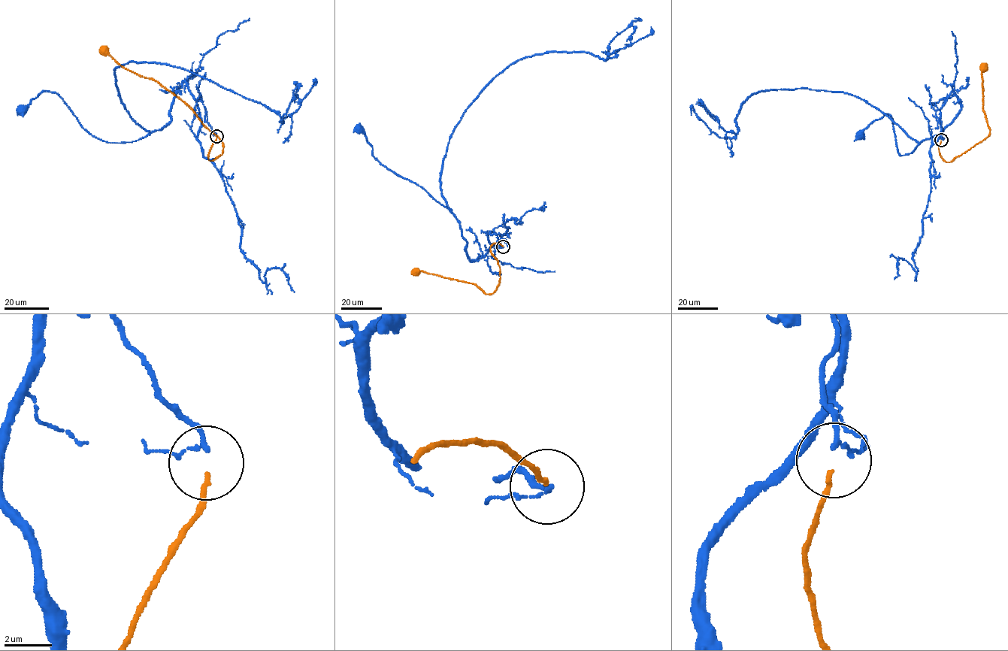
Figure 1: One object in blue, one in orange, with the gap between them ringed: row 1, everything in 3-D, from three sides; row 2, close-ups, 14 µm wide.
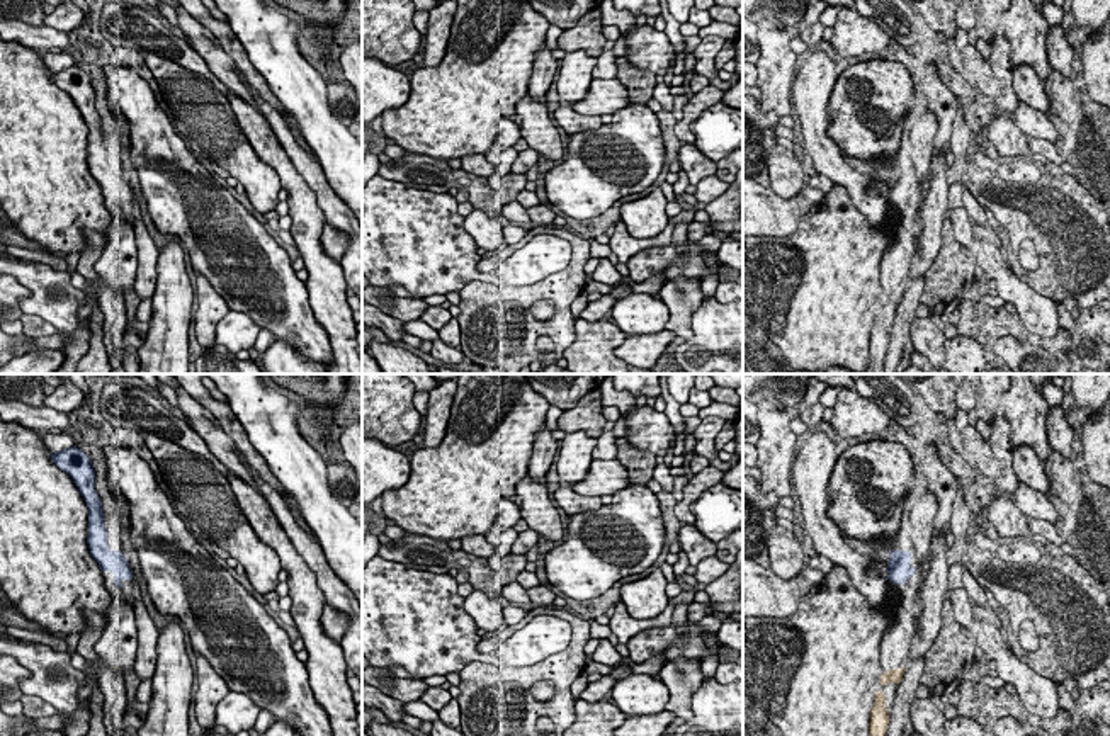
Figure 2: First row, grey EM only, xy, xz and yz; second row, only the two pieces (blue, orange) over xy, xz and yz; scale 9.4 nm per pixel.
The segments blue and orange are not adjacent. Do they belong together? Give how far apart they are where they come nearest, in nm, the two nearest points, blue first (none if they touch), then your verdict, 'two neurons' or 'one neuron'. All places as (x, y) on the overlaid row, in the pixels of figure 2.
800 nm apart; from blue across yz (893, 583), (893, 668); two neurons

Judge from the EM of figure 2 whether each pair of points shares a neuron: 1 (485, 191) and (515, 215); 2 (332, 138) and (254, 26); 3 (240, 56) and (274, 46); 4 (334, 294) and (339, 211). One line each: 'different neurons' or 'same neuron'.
1: different neurons
2: same neuron
3: different neurons
4: different neurons

